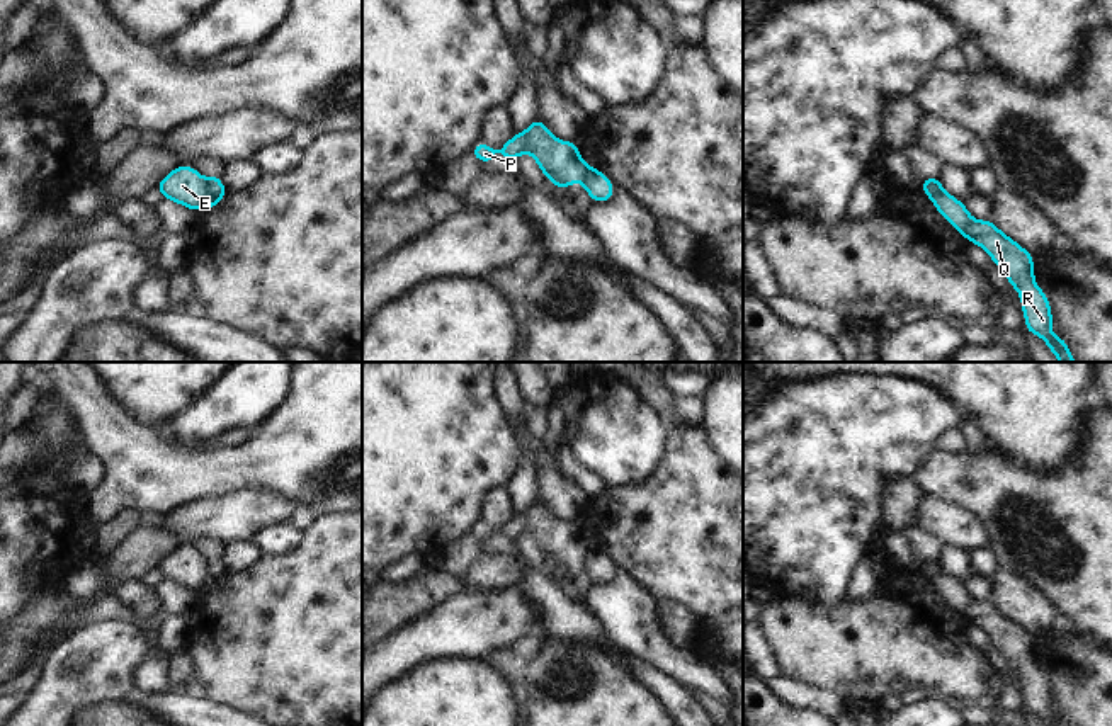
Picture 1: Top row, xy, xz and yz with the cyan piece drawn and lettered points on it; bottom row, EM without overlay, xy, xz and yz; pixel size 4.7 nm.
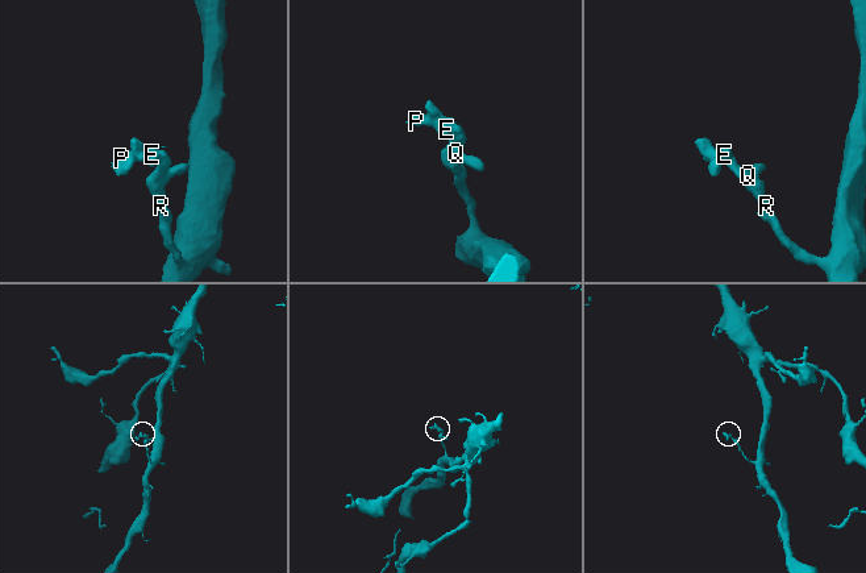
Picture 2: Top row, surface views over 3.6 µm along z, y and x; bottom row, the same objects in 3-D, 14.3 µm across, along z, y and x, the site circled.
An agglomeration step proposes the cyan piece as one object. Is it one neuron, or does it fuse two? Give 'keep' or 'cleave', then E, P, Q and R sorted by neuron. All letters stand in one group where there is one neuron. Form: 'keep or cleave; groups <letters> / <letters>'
cleave; groups E P / Q R

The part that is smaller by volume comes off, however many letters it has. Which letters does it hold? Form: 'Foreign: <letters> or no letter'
Foreign: E, P

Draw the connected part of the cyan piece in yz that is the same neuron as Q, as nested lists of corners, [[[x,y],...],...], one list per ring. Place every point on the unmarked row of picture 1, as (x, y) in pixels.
[[[940,558],[922,561],[922,570],[933,583],[939,595],[971,626],[986,631],[1020,677],[1025,711],[1046,723],[1046,726],[1068,726],[1063,717],[1052,716],[1052,690],[1046,672],[1041,672],[1034,655],[1034,636],[1000,612],[991,600],[974,600],[967,587],[950,576],[940,564]]]

